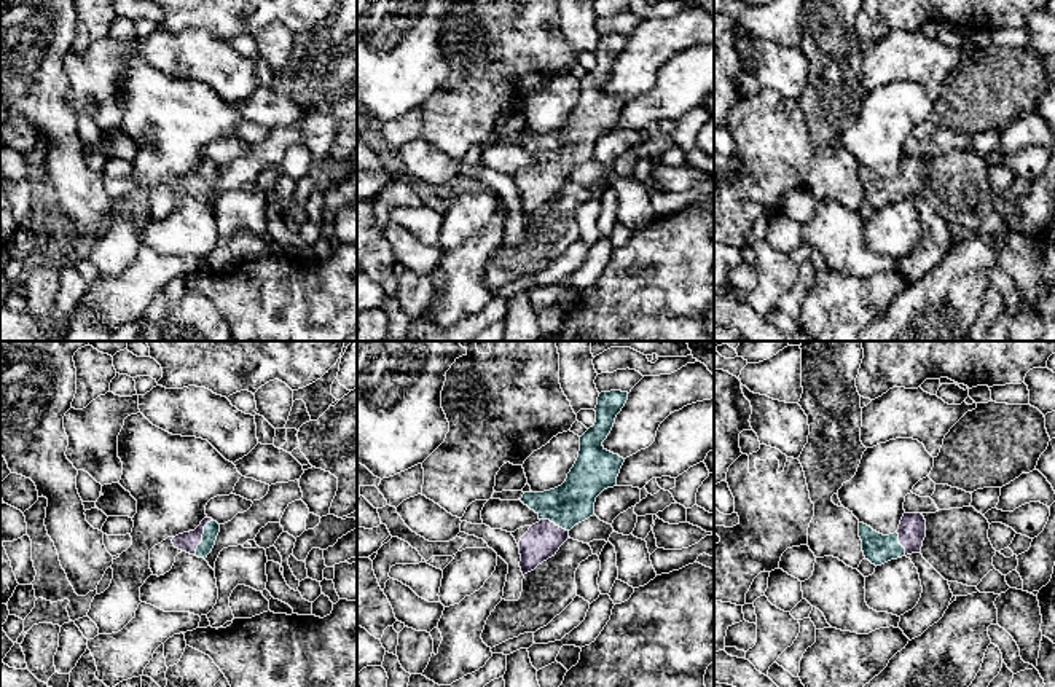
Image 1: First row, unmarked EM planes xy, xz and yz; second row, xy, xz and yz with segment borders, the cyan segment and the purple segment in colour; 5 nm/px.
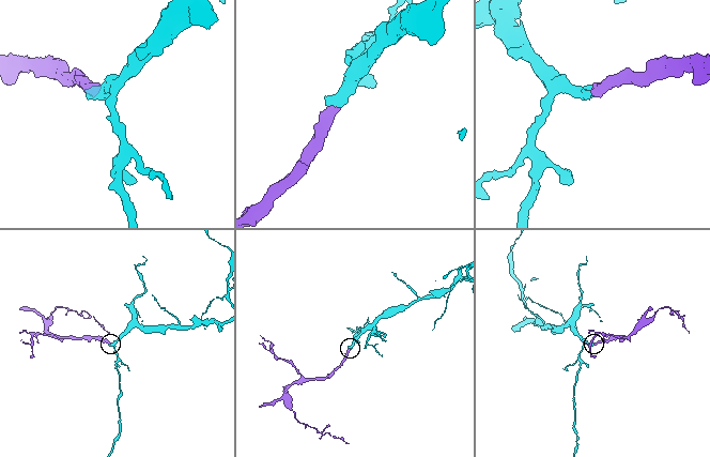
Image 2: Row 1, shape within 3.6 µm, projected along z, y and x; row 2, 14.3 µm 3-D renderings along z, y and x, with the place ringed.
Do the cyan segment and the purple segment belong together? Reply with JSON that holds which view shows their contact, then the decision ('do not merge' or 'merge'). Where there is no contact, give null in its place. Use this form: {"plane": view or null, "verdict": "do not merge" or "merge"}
{"plane": "xy", "verdict": "merge"}

